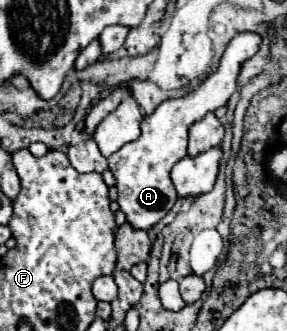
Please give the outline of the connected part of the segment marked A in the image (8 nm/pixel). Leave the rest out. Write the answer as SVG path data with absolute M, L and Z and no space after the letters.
M241 32L233 36L221 56L217 70L211 76L207 76L193 92L181 98L167 98L165 102L161 102L153 114L143 118L141 136L135 142L125 144L119 152L107 158L109 170L117 180L117 190L119 190L117 202L121 210L127 214L129 224L141 230L149 230L173 208L177 200L177 192L169 172L175 166L175 162L187 154L189 124L201 120L207 112L213 112L219 106L227 104L231 94L237 90L237 78L243 62L247 62L251 56L259 52L261 42L263 38L257 32Z

